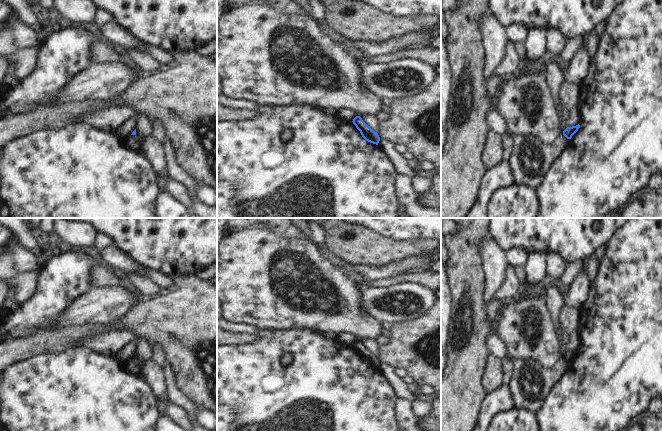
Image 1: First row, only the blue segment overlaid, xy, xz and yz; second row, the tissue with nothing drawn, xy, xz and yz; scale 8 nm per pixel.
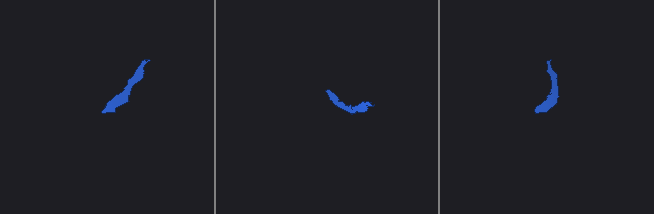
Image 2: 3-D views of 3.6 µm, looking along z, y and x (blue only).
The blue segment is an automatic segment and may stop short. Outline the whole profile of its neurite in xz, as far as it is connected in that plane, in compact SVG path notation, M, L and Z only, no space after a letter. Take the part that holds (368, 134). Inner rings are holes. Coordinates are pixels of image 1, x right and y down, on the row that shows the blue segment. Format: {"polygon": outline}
{"polygon": "M356 116L352 122L366 141L378 145L380 141L378 133L373 131L360 116Z"}

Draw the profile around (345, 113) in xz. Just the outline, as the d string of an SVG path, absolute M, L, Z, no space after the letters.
M341 108L338 111L338 116L345 119L346 121L353 123L353 119L357 116L357 114L348 108Z

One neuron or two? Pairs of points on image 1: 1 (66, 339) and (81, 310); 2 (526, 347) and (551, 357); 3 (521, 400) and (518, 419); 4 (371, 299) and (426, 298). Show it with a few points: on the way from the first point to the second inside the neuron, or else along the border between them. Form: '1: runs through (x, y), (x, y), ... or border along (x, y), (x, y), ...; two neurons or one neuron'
1: border along (96, 324), (66, 325), (50, 329); two neurons
2: runs through (532, 351), (545, 351); one neuron
3: border along (514, 406), (529, 410), (534, 414); two neurons
4: runs through (385, 295), (398, 291), (412, 292); one neuron

